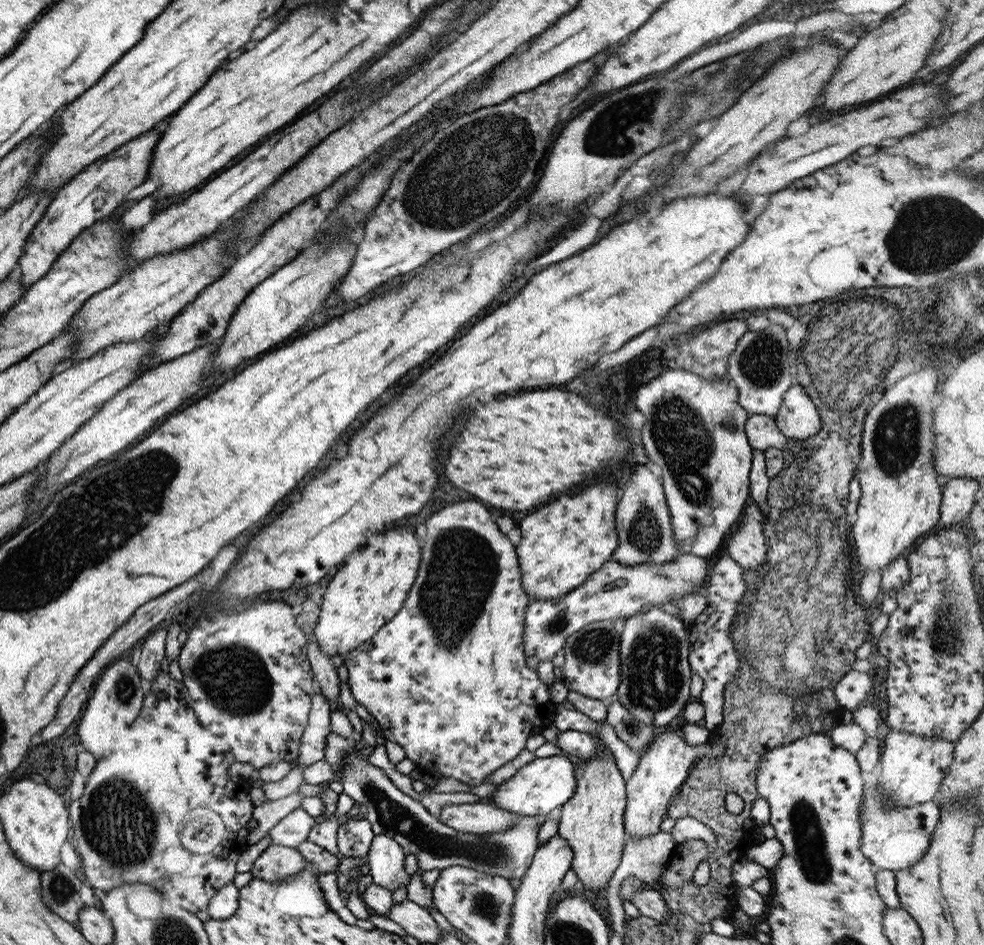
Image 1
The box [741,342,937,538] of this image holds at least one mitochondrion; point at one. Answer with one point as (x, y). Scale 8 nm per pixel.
(896, 440)

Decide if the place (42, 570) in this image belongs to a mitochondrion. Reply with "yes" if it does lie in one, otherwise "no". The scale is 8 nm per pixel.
yes

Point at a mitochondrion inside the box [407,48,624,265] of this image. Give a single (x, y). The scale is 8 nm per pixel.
(517, 128)

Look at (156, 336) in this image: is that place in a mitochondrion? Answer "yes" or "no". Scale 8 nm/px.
no

